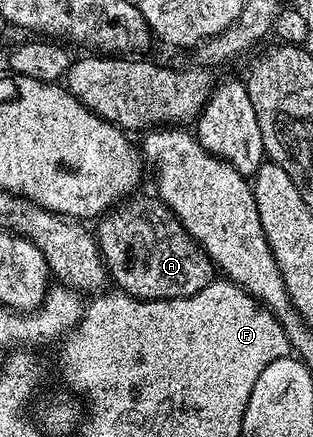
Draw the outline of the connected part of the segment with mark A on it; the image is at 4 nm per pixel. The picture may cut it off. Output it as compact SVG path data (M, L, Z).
M140 195L125 199L119 210L105 214L95 221L96 245L99 246L104 264L108 268L111 283L136 300L177 300L183 296L198 294L198 290L205 288L214 279L212 259L159 198Z

